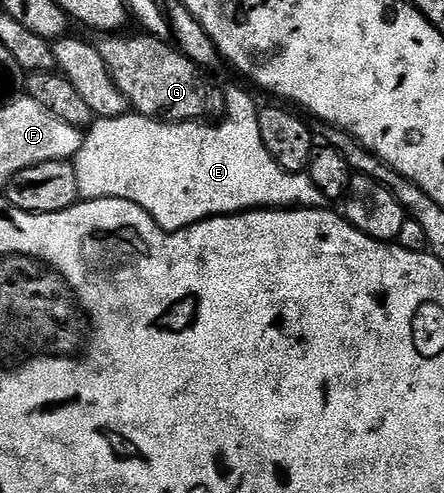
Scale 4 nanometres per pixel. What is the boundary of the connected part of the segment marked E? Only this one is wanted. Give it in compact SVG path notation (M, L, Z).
M230 87L226 91L226 115L227 119L219 127L205 127L205 122L195 121L192 123L163 123L161 119L149 119L137 113L127 113L111 119L95 118L88 130L82 136L80 149L73 157L74 172L76 173L76 185L78 194L83 200L87 199L123 199L140 205L165 231L179 231L185 227L191 227L205 219L211 219L217 215L237 215L243 211L255 209L297 209L300 207L325 208L328 200L316 185L312 185L309 174L292 173L280 169L276 161L272 161L272 153L264 149L264 141L260 141L260 121L258 120L259 104L254 104L254 99L242 87Z

